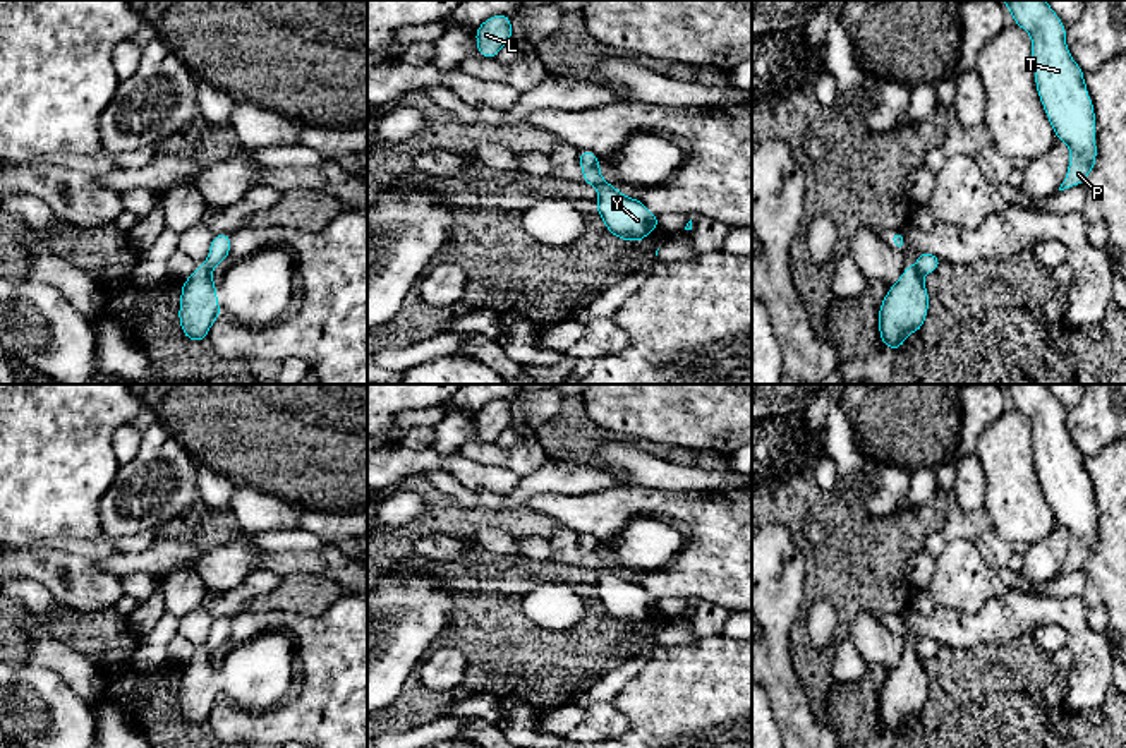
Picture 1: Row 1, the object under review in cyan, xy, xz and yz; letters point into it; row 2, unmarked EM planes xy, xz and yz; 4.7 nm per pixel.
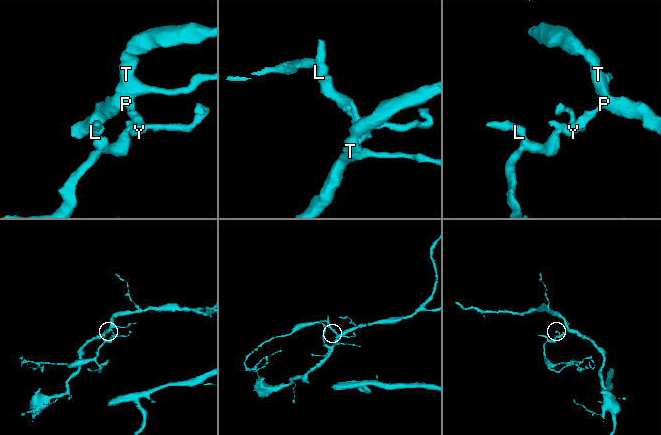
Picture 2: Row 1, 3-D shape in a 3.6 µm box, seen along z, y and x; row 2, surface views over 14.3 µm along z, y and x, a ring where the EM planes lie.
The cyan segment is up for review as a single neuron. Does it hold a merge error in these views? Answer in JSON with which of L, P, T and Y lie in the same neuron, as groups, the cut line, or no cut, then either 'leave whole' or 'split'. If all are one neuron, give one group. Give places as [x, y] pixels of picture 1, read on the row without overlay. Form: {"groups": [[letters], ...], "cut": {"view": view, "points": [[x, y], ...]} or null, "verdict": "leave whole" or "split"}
{"groups": [["L", "P", "T", "Y"]], "cut": null, "verdict": "leave whole"}

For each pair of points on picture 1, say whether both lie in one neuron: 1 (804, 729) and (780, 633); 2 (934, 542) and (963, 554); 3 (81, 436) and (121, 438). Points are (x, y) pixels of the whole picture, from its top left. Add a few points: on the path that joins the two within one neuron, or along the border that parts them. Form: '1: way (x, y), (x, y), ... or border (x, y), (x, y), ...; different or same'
1: way (790, 705), (780, 681), (780, 657); same
2: border (946, 542), (934, 556); different
3: border (131, 422), (112, 436), (112, 452), (119, 464); different

